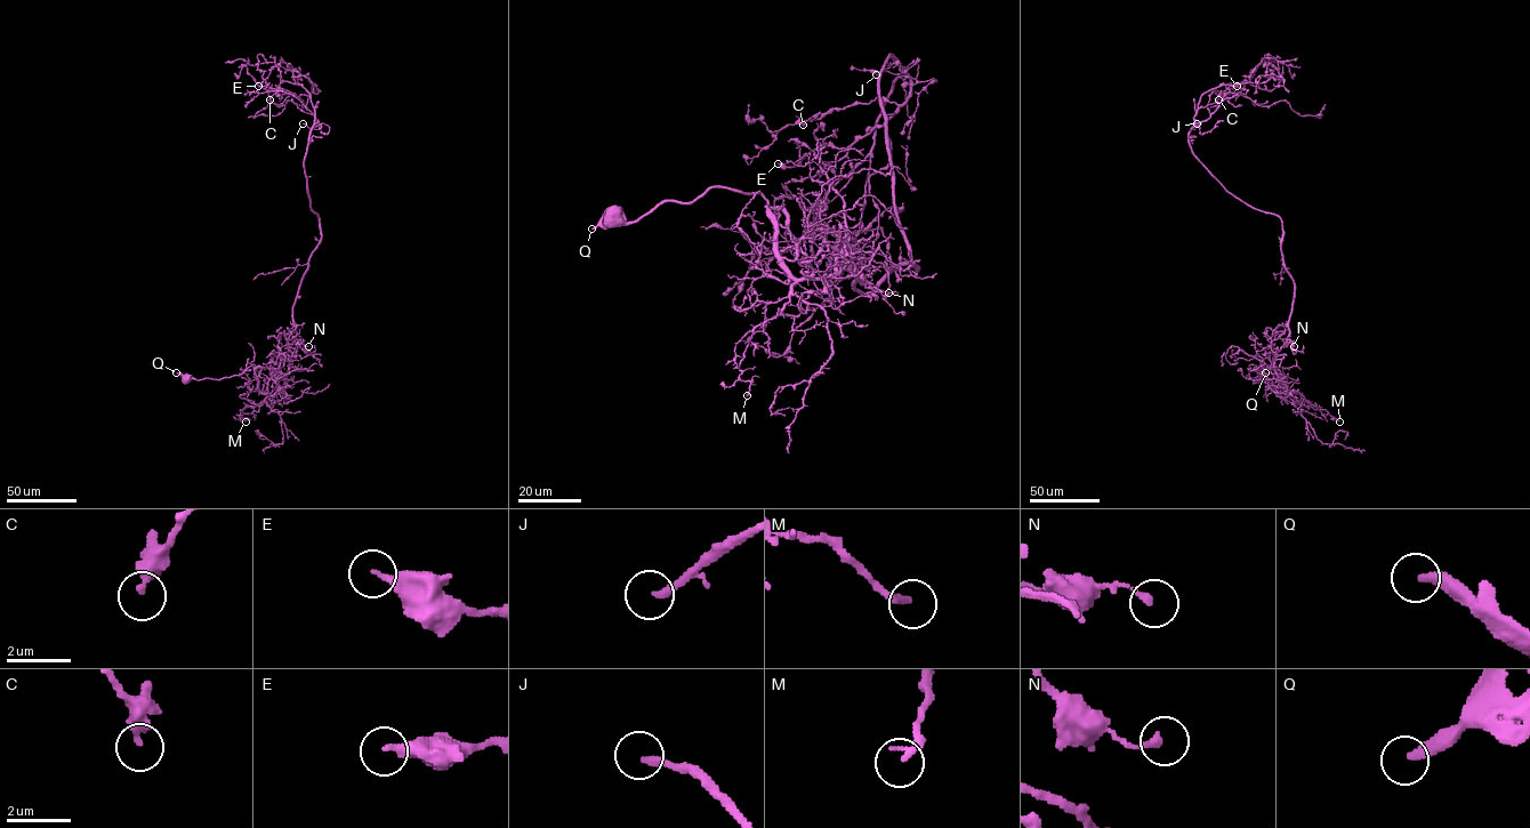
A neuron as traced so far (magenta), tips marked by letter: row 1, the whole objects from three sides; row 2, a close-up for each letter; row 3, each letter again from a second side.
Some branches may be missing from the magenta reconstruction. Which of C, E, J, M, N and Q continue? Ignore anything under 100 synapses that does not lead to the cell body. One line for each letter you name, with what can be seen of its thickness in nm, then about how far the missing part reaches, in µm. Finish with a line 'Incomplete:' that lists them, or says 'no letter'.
J: Thickness 240 nm. Missing length about 80 µm
Incomplete: J

